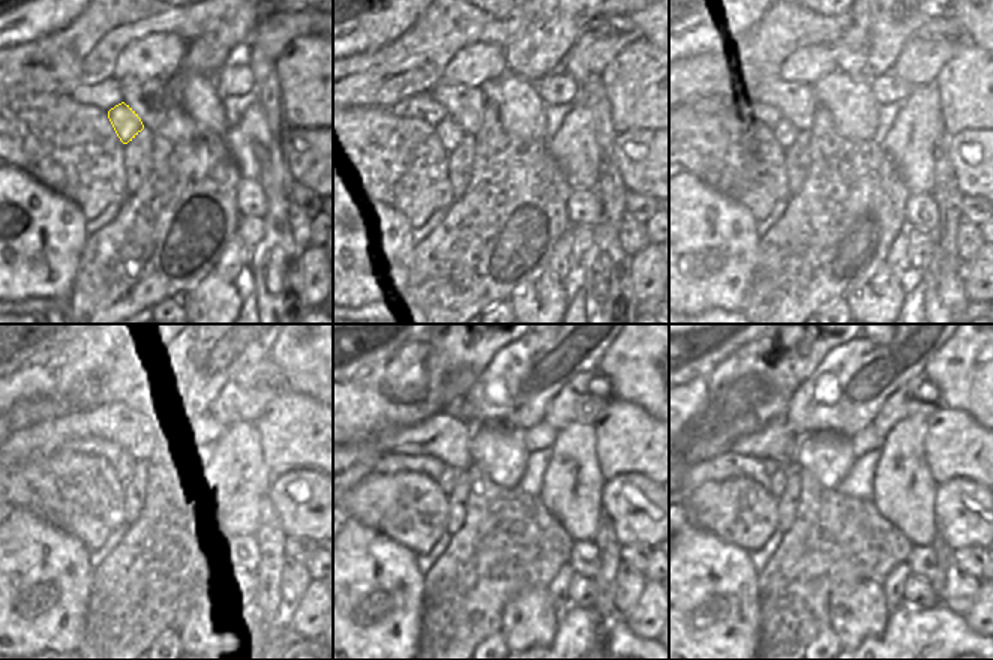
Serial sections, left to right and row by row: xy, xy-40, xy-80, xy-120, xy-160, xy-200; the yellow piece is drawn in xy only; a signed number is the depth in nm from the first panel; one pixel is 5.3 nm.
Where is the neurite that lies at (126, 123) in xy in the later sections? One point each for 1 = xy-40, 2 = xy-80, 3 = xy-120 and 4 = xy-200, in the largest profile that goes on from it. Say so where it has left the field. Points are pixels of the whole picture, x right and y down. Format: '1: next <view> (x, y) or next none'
1: next xy-40 (450, 134)
2: next xy-80 (786, 135)
3: next xy-120 (117, 467)
4: next xy-200 (779, 479)

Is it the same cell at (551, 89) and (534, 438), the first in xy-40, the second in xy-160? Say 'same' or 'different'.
same

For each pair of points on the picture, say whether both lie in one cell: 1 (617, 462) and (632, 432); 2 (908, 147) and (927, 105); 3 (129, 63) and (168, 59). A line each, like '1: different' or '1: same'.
1: same
2: same
3: same

